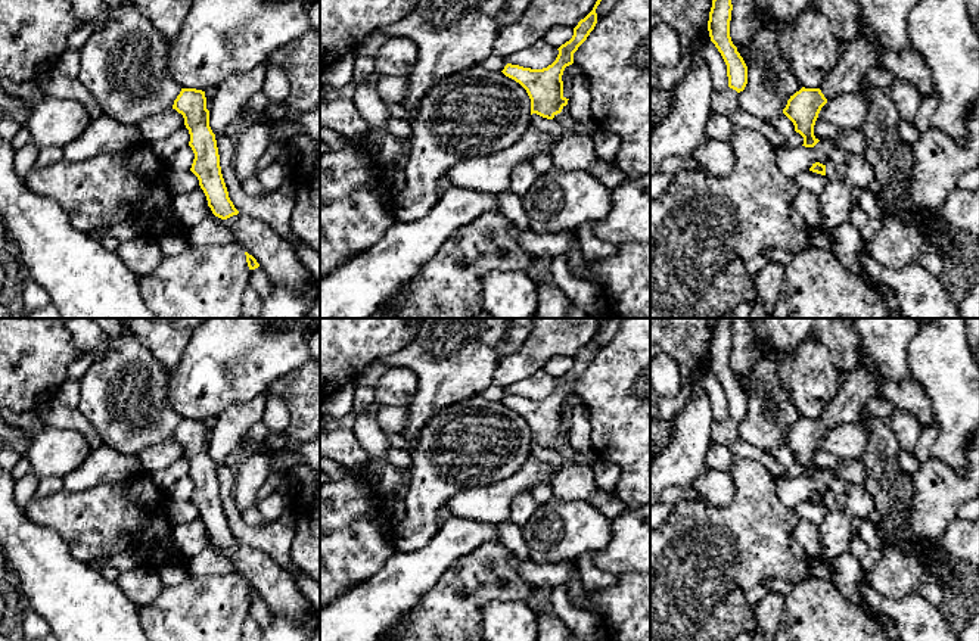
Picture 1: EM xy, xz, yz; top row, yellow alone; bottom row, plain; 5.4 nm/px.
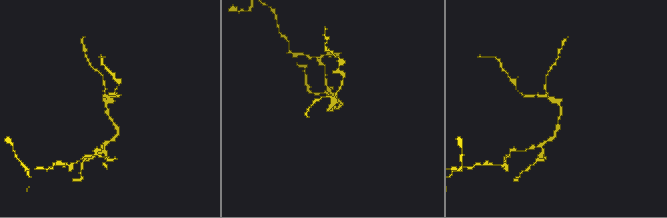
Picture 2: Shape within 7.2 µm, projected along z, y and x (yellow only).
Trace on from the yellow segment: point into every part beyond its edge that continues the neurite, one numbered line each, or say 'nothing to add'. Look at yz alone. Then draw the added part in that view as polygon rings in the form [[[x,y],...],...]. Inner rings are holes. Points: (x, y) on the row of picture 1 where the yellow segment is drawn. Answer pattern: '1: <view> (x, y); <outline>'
1: yz (885, 22); [[[855,0],[860,7],[863,37],[843,46],[839,63],[821,85],[827,102],[860,87],[861,75],[877,68],[886,50],[911,50],[908,16],[919,0]]]

